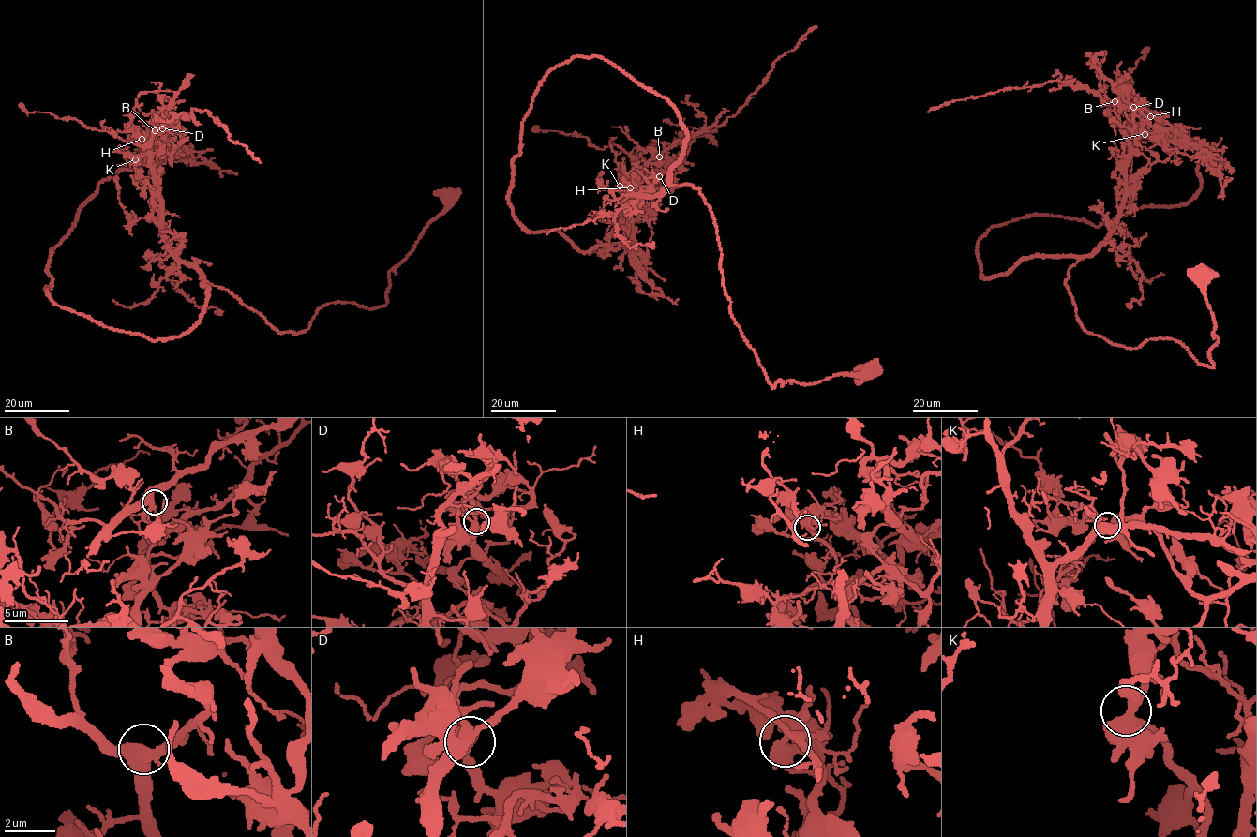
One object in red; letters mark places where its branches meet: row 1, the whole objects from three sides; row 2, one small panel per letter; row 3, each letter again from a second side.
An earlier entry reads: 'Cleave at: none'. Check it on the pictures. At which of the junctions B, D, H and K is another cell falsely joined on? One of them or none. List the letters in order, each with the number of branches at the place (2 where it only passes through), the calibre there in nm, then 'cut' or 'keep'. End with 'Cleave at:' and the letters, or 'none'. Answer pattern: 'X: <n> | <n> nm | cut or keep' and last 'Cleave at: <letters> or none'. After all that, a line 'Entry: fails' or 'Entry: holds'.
B: 4 | 440 nm | keep
D: 4 | 380 nm | keep
H: 4 | 320 nm | keep
K: 4 | 460 nm | keep
Cleave at: none
Entry: holds

